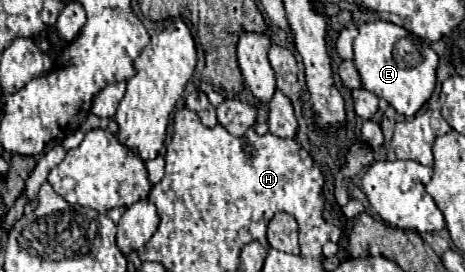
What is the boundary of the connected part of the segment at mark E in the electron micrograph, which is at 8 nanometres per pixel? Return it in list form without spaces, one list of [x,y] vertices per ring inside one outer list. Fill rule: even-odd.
[[[384,20],[366,22],[358,30],[360,32],[354,40],[354,64],[360,72],[362,86],[374,92],[378,98],[384,98],[398,114],[404,116],[416,114],[420,106],[432,96],[436,86],[436,66],[438,66],[436,52],[430,48],[426,40],[410,36],[408,30],[392,22]],[[400,40],[404,48],[396,50],[394,46]]]

